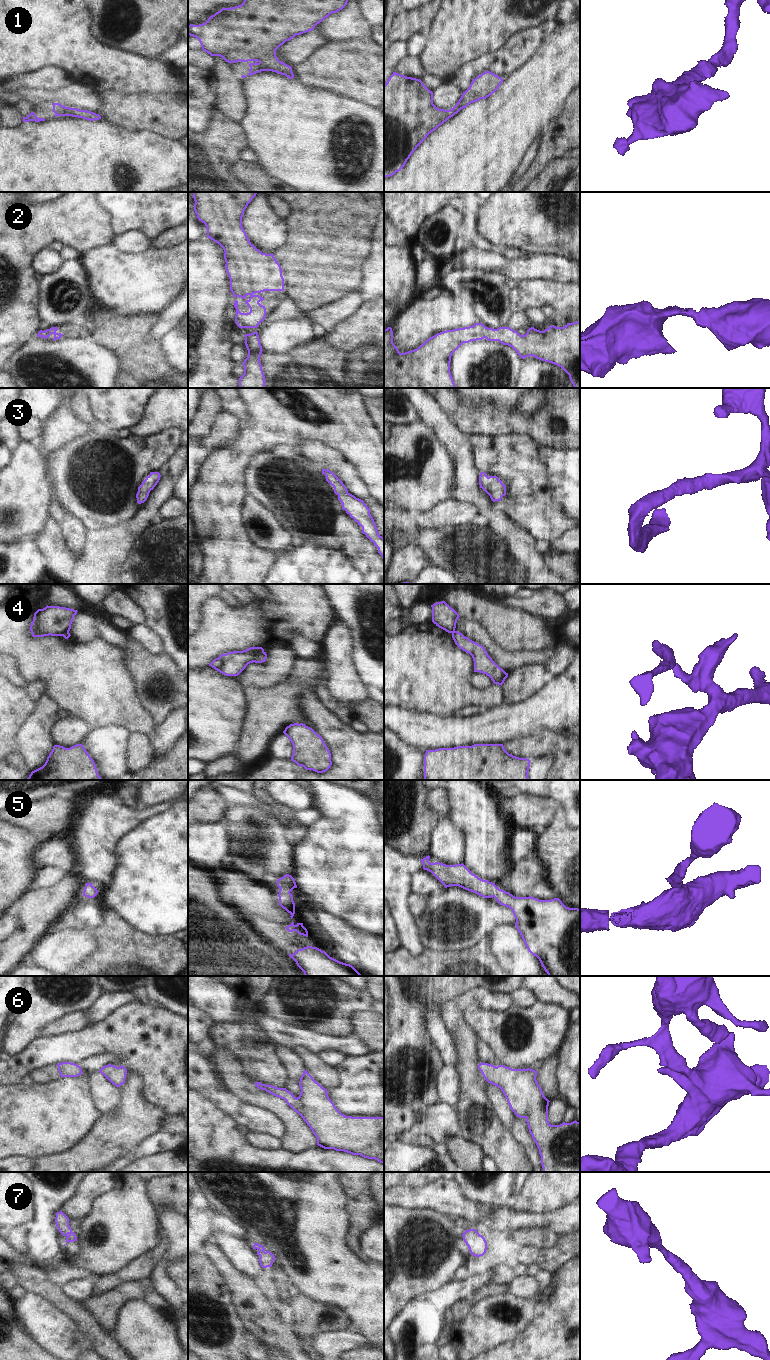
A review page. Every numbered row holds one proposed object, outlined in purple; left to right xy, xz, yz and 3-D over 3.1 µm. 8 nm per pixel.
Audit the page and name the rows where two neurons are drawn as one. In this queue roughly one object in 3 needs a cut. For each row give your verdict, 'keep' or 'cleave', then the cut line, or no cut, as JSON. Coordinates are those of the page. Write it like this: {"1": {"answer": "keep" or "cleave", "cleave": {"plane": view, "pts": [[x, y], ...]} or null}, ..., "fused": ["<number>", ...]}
{"1": {"answer": "keep", "cleave": null}, "2": {"answer": "keep", "cleave": null}, "3": {"answer": "keep", "cleave": null}, "4": {"answer": "cleave", "cleave": {"plane": "xz", "pts": [[263, 651], [254, 661]]}}, "5": {"answer": "keep", "cleave": null}, "6": {"answer": "keep", "cleave": null}, "7": {"answer": "keep", "cleave": null}, "fused": ["4"]}

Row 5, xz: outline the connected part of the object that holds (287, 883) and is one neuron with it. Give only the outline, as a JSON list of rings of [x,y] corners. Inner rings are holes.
[[[286,874],[277,880],[277,886],[279,890],[279,905],[291,914],[291,919],[295,914],[295,903],[293,901],[293,895],[290,893],[294,888],[297,888],[295,879]]]

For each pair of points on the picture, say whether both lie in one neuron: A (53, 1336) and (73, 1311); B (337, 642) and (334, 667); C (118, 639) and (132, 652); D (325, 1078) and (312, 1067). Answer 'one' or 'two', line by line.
A: two
B: one
C: two
D: one

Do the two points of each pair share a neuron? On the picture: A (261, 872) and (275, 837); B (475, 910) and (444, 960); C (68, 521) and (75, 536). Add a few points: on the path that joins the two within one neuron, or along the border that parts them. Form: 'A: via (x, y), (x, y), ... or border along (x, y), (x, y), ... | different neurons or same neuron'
A: via (261, 863), (266, 858), (266, 846) | same neuron
B: border along (472, 946), (461, 951), (430, 951), (426, 949) | different neurons
C: via (69, 525), (73, 532) | same neuron

